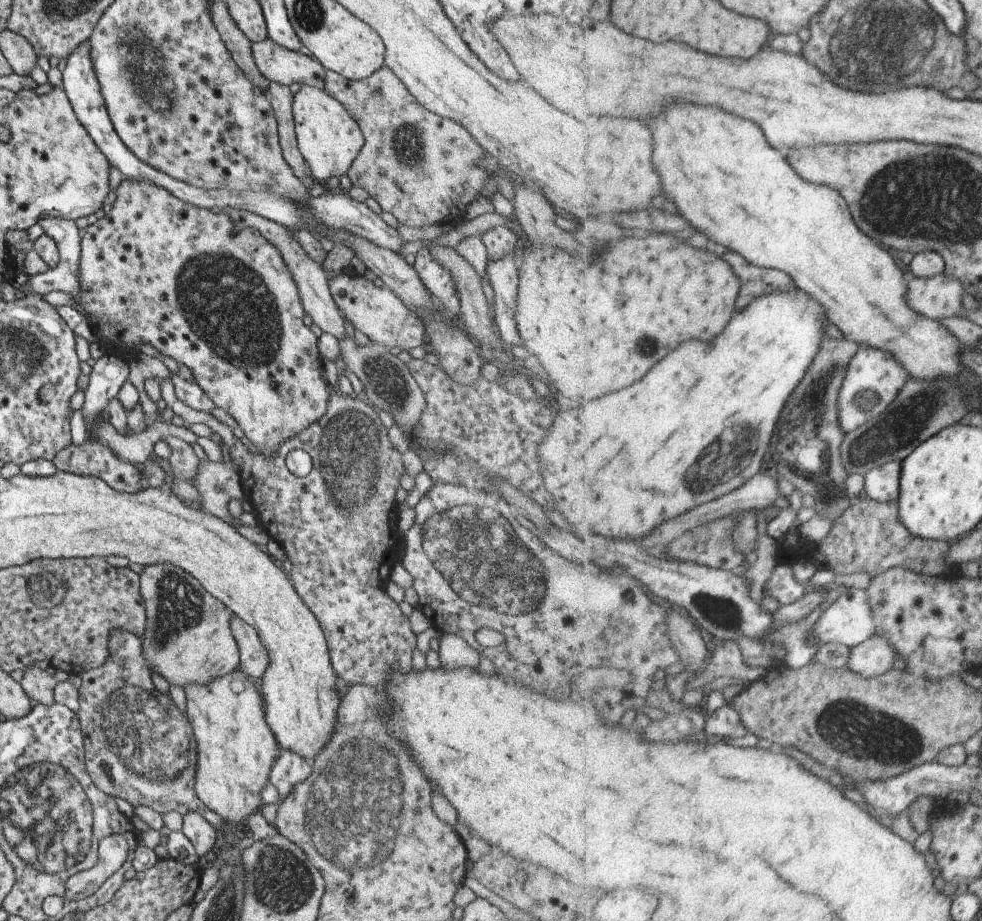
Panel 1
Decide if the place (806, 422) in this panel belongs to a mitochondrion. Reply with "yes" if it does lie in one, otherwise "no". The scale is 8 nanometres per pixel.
yes

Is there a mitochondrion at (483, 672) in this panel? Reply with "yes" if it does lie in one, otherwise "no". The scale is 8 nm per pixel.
no

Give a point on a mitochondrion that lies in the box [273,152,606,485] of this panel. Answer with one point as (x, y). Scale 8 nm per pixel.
(388, 383)

